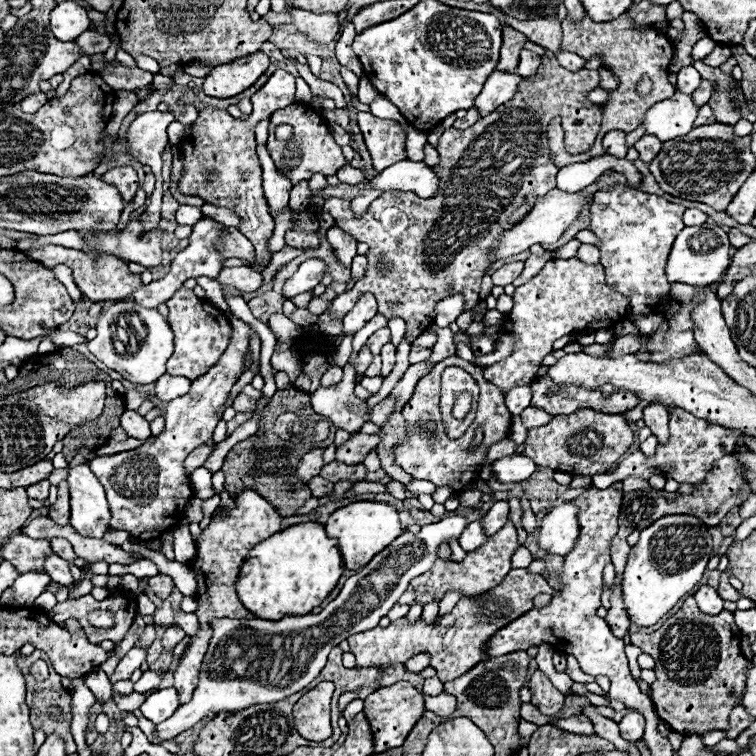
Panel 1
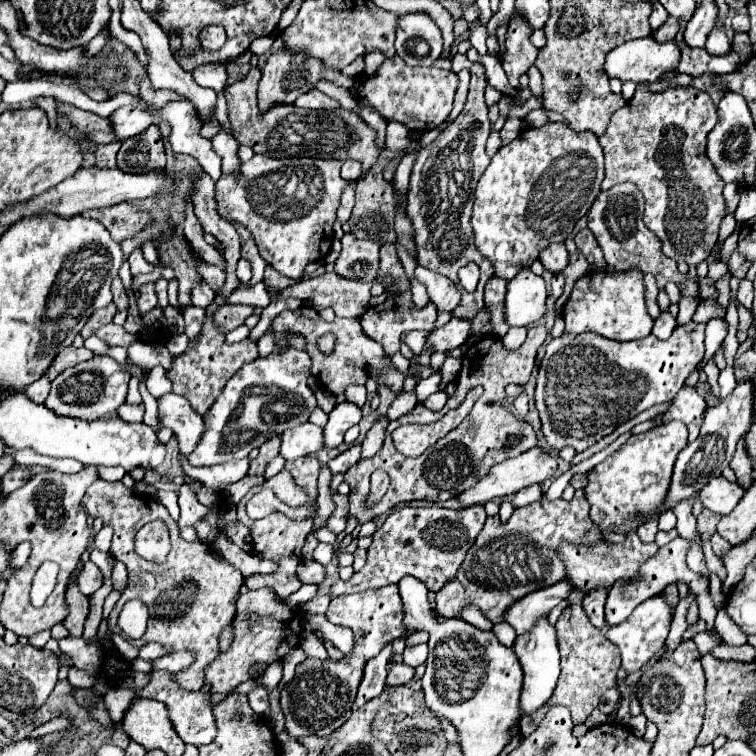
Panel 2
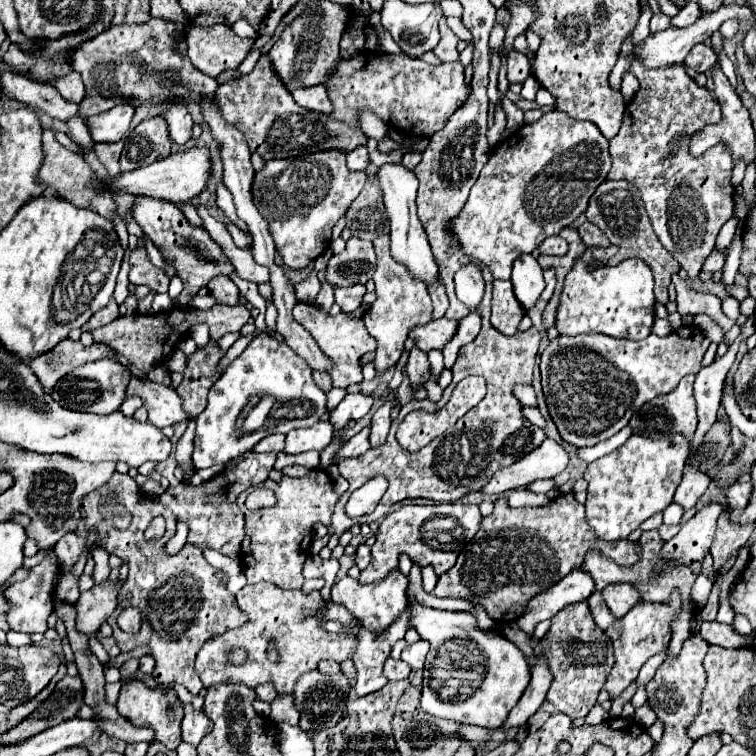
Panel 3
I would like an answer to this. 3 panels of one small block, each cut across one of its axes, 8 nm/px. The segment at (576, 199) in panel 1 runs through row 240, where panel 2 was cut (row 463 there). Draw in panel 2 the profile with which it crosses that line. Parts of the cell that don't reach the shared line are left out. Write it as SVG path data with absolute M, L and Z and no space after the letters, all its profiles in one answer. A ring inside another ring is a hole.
M530 448L528 452L516 456L516 458L508 458L500 464L494 464L488 474L484 478L480 478L472 488L464 490L460 496L458 496L458 502L460 502L460 508L468 508L468 506L474 506L474 504L486 504L488 500L492 498L504 498L504 496L512 496L516 494L518 490L530 486L530 484L538 484L546 478L552 478L556 472L556 458L542 452L540 448Z

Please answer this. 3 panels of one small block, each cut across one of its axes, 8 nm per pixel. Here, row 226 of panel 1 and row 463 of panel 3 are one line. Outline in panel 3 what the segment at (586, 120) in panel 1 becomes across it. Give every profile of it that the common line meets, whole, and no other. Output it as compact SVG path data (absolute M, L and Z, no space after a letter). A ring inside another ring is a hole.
M482 268L484 272L484 284L486 292L484 298L478 306L478 312L482 316L482 330L476 336L472 344L466 344L460 348L458 360L452 368L452 374L456 380L462 380L470 374L480 374L484 376L488 384L488 392L484 400L474 406L470 412L466 412L448 432L444 432L442 438L432 440L428 446L424 446L420 452L410 454L406 452L394 438L394 428L398 428L400 418L392 422L392 430L388 434L388 440L374 448L368 450L364 456L342 460L338 464L338 470L342 478L350 482L350 488L340 496L334 516L332 516L332 528L334 534L340 536L344 530L348 530L354 524L372 524L378 518L386 516L390 506L404 500L404 498L428 498L434 502L450 502L458 500L468 492L480 490L496 470L502 466L508 466L528 452L532 452L536 446L542 444L544 440L544 430L538 426L532 426L520 412L520 402L512 396L512 386L514 384L530 384L532 382L532 368L536 362L538 354L538 338L540 334L534 330L518 332L514 336L504 336L496 328L490 326L490 298L492 298L492 274L488 268ZM376 474L382 474L388 478L390 486L386 494L382 496L380 504L376 510L368 516L362 518L350 518L344 510L350 494L366 484L370 478Z

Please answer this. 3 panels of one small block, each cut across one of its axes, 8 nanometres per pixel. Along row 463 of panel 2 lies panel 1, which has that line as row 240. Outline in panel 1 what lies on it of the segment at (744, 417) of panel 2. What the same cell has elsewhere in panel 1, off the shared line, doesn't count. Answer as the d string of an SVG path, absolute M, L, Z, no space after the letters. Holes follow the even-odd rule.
M702 224L702 226L686 226L672 246L666 274L670 282L684 282L684 284L696 284L696 286L710 286L718 282L718 278L728 270L730 266L730 240L728 234L716 226L716 224Z

